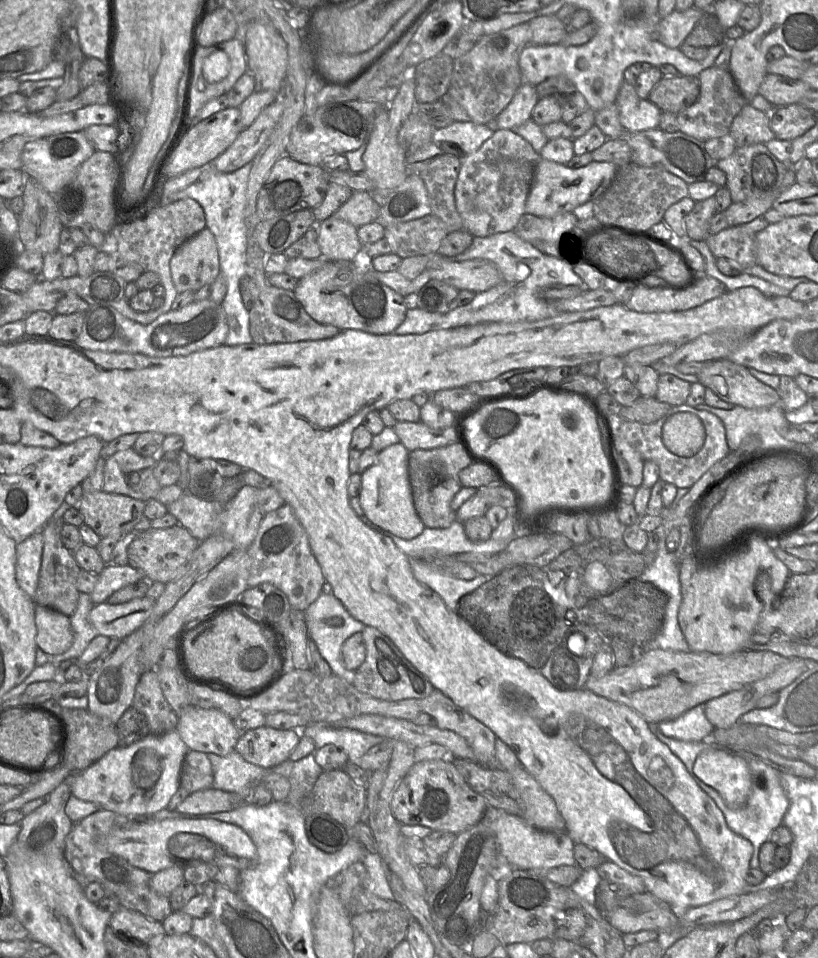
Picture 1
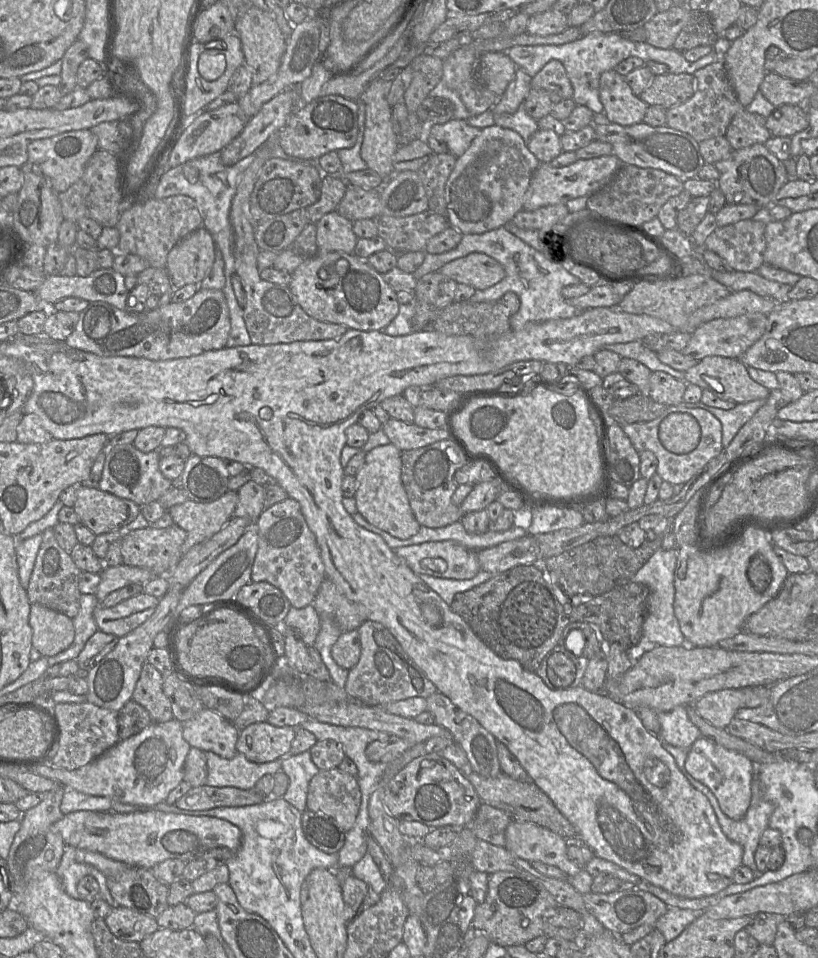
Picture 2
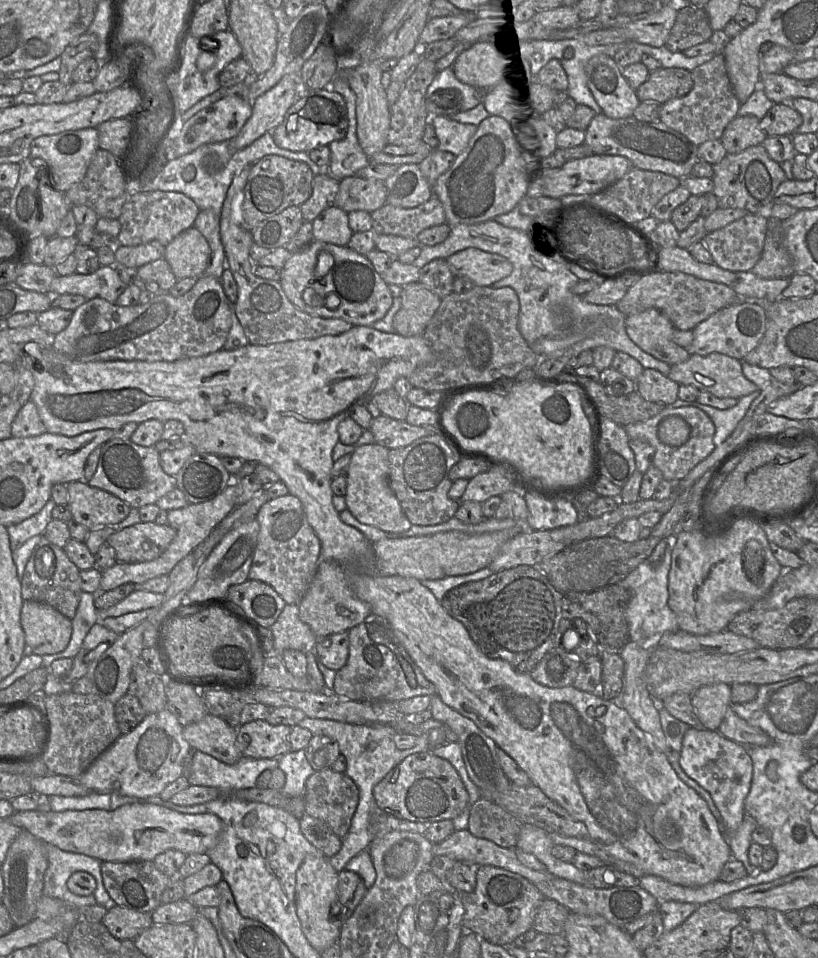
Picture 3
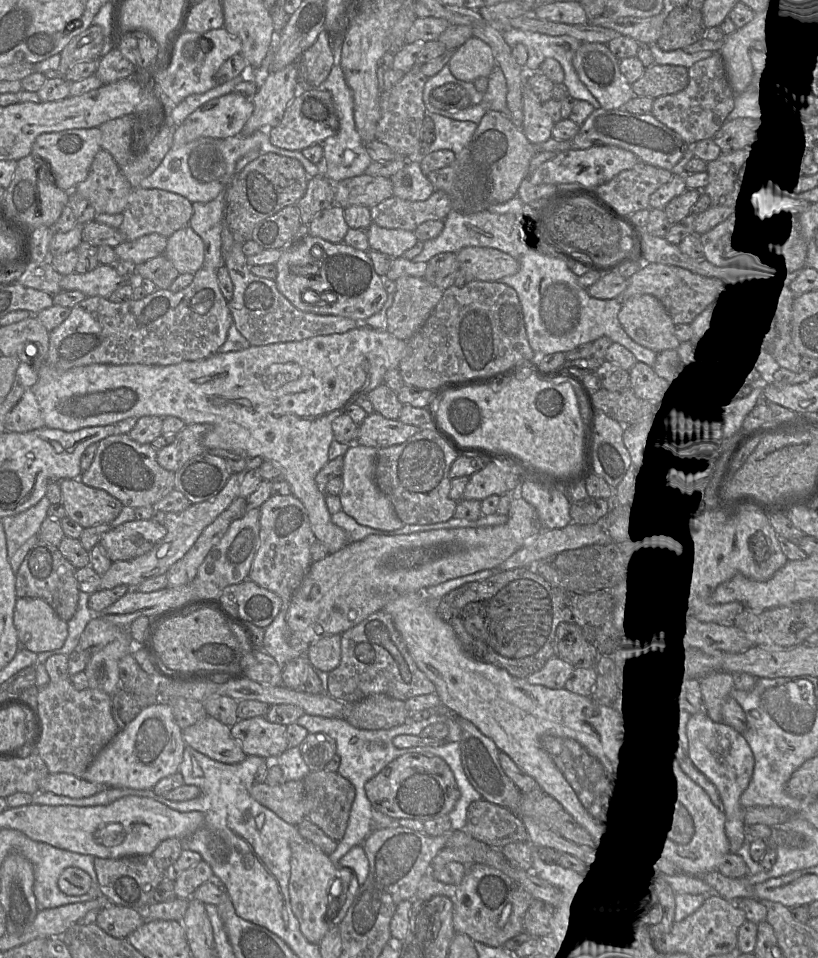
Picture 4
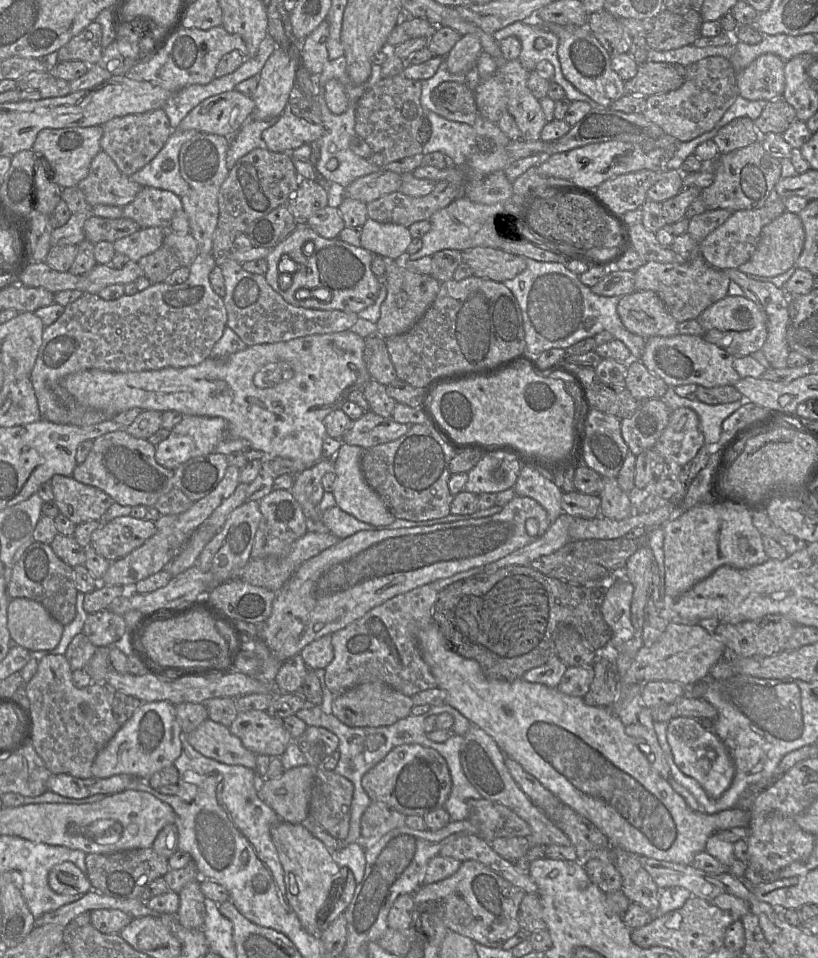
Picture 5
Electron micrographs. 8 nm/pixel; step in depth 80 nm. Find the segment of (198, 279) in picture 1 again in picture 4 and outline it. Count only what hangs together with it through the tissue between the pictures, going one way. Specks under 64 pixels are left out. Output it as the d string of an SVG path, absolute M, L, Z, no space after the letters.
M185 226L167 238L164 255L179 274L195 274L203 267L204 243L192 228Z

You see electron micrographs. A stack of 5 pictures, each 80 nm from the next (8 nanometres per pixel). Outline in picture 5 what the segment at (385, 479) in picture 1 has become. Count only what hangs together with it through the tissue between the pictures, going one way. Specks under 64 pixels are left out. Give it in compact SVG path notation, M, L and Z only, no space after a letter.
M343 443L333 458L334 481L331 492L336 501L336 506L342 511L354 516L357 520L375 526L386 526L396 518L388 510L380 496L368 485L361 470L361 458L364 448Z

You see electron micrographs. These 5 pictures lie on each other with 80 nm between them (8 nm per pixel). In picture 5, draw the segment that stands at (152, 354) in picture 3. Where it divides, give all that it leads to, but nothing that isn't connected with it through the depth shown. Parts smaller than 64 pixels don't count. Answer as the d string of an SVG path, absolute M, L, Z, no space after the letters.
M199 253L189 267L188 279L182 284L156 283L134 295L123 295L112 301L104 300L97 294L84 293L65 306L63 314L52 324L45 326L42 343L30 373L41 419L78 427L108 420L102 412L82 406L73 399L63 387L63 379L67 375L89 369L126 373L167 367L182 368L198 365L207 359L227 326L227 311L223 298L215 293L209 280L210 273L215 267L212 254Z

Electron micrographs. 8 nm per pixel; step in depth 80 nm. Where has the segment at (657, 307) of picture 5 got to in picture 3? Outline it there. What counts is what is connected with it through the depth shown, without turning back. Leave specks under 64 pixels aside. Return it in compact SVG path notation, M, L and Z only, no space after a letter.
M655 308L625 318L625 330L630 339L643 351L671 366L690 357L687 348L672 340L674 329L669 318Z

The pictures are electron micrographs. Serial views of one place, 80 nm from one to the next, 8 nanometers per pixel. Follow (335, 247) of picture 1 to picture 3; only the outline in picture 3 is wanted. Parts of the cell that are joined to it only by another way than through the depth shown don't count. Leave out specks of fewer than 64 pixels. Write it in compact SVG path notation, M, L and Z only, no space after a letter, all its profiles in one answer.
M335 204L327 207L313 221L313 238L338 246L348 246L353 235L349 226L348 213Z

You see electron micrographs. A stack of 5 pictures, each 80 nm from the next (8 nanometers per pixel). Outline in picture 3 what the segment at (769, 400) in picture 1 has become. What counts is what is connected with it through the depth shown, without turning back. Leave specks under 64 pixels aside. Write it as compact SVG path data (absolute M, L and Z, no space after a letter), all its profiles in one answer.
M717 352L704 356L691 354L685 362L672 365L668 377L679 385L693 385L700 391L708 391L719 398L740 399L760 390L745 377L740 360Z

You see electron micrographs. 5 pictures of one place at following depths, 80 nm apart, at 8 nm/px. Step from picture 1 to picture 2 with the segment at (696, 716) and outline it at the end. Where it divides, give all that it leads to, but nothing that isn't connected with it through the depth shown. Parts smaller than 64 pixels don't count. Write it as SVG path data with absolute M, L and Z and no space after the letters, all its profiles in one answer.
M676 706L674 709L659 713L661 737L675 747L689 749L701 737L700 730L691 722L687 706Z

